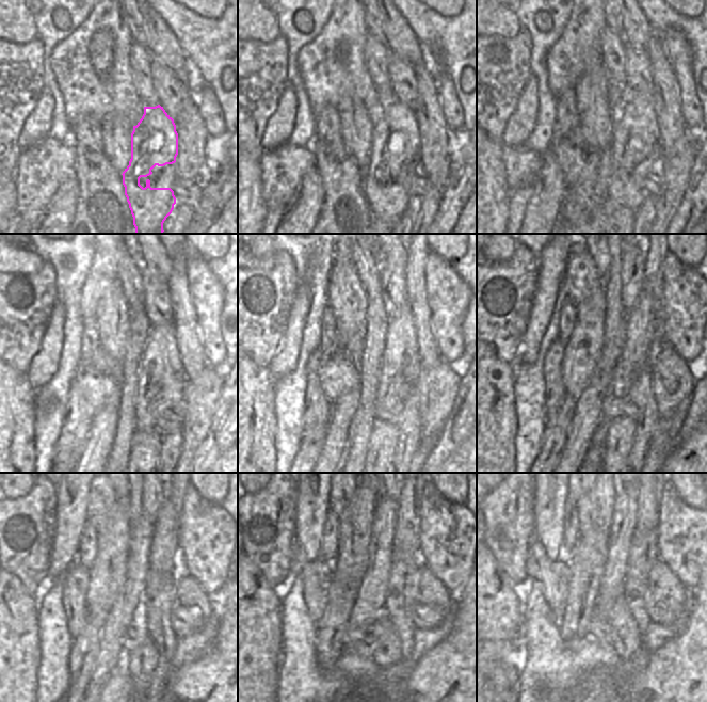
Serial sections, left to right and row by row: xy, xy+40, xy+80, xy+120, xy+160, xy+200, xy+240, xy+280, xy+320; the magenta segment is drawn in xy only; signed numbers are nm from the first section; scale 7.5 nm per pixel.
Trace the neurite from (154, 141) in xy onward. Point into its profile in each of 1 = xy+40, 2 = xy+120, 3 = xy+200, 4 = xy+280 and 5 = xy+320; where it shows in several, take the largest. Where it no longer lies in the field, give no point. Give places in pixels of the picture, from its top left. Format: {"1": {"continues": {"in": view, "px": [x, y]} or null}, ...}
{"1": {"continues": {"in": "xy+40", "px": [395, 137]}}, "2": {"continues": {"in": "xy+120", "px": [161, 379]}}, "3": {"continues": {"in": "xy+200", "px": [640, 322]}}, "4": {"continues": {"in": "xy+280", "px": [406, 535]}}, "5": {"continues": {"in": "xy+320", "px": [649, 494]}}}

